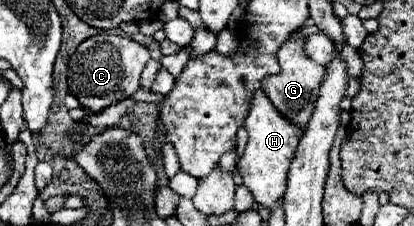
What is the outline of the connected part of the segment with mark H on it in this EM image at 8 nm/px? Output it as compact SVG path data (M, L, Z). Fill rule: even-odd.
M256 90L252 96L250 110L244 120L244 128L248 130L248 144L238 160L236 172L242 176L242 184L252 192L254 200L272 210L276 200L284 196L288 166L294 158L302 130L292 126L288 120L284 120L262 90Z

